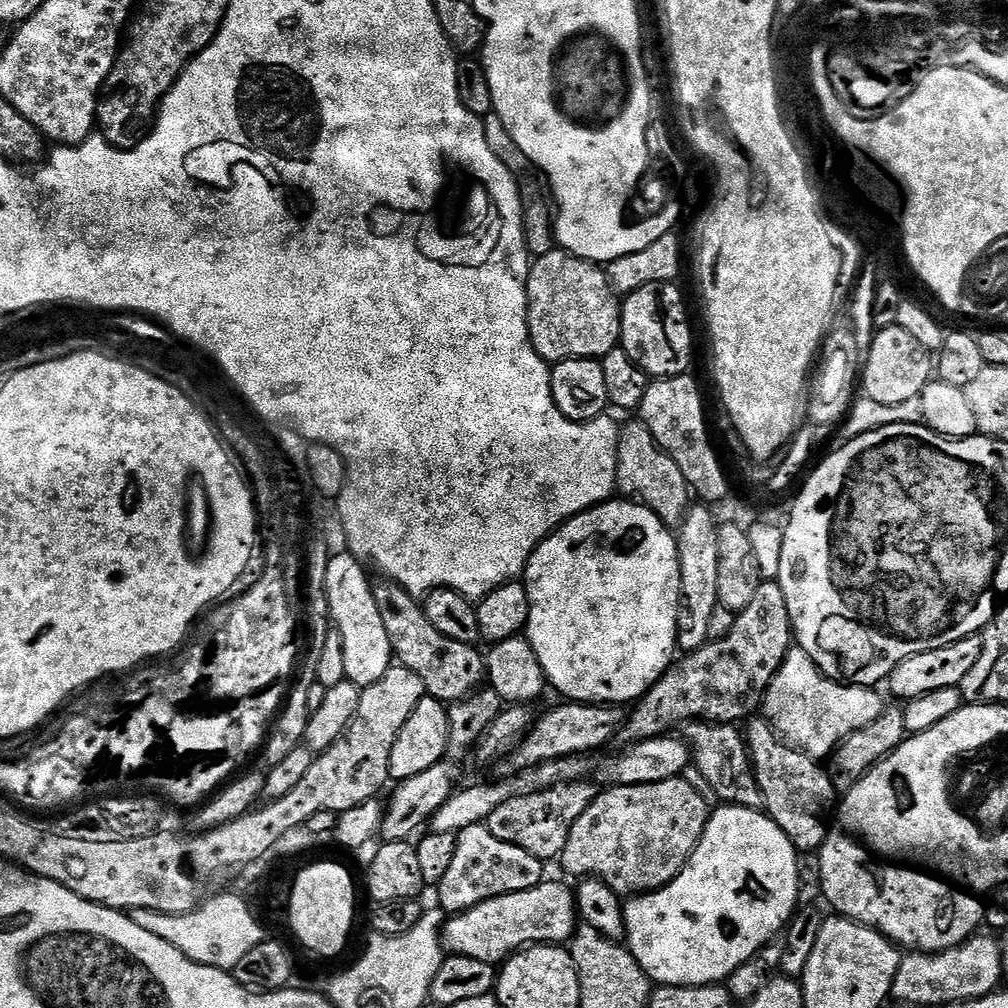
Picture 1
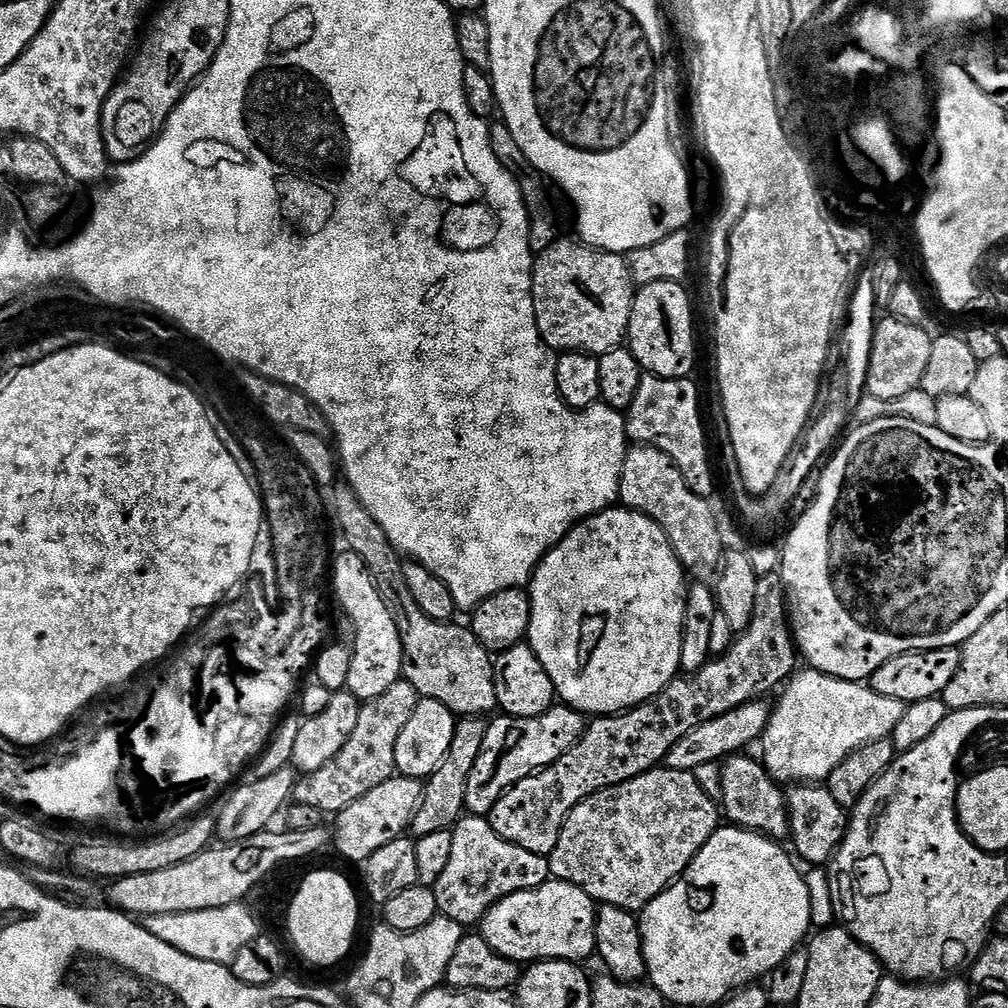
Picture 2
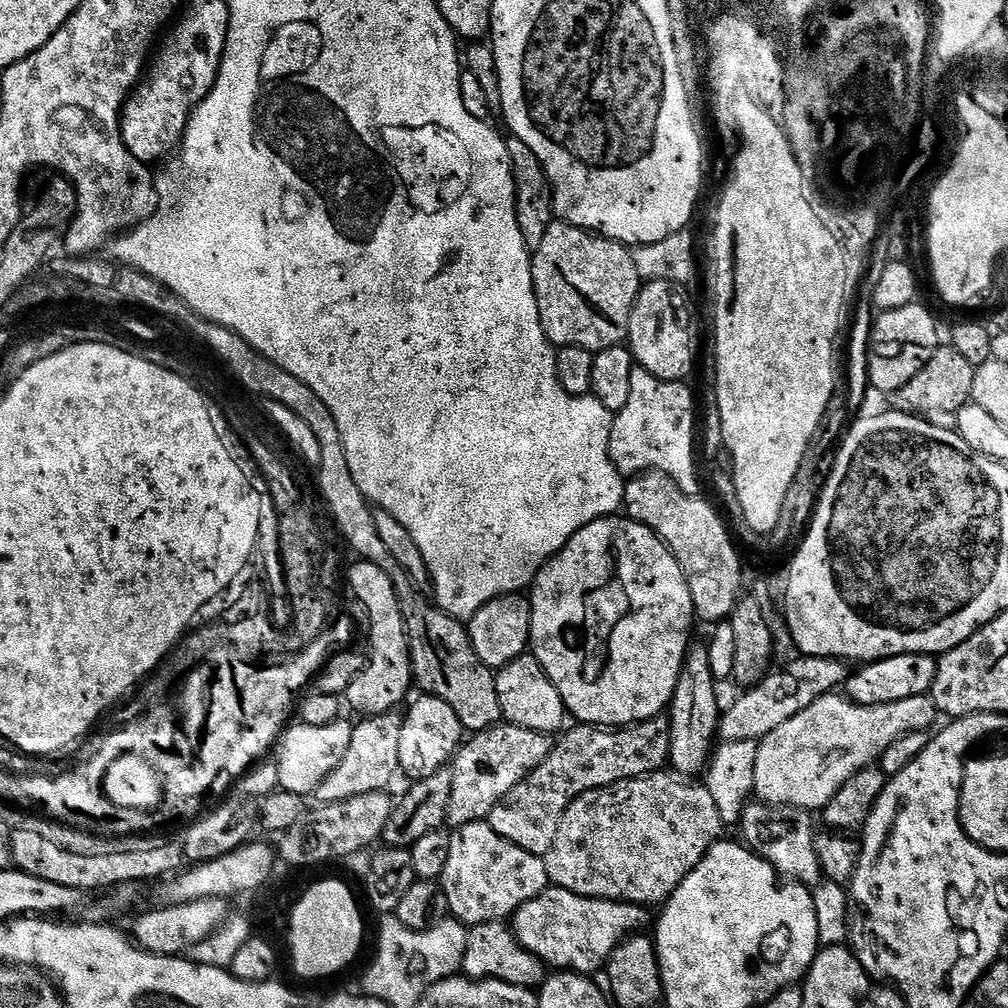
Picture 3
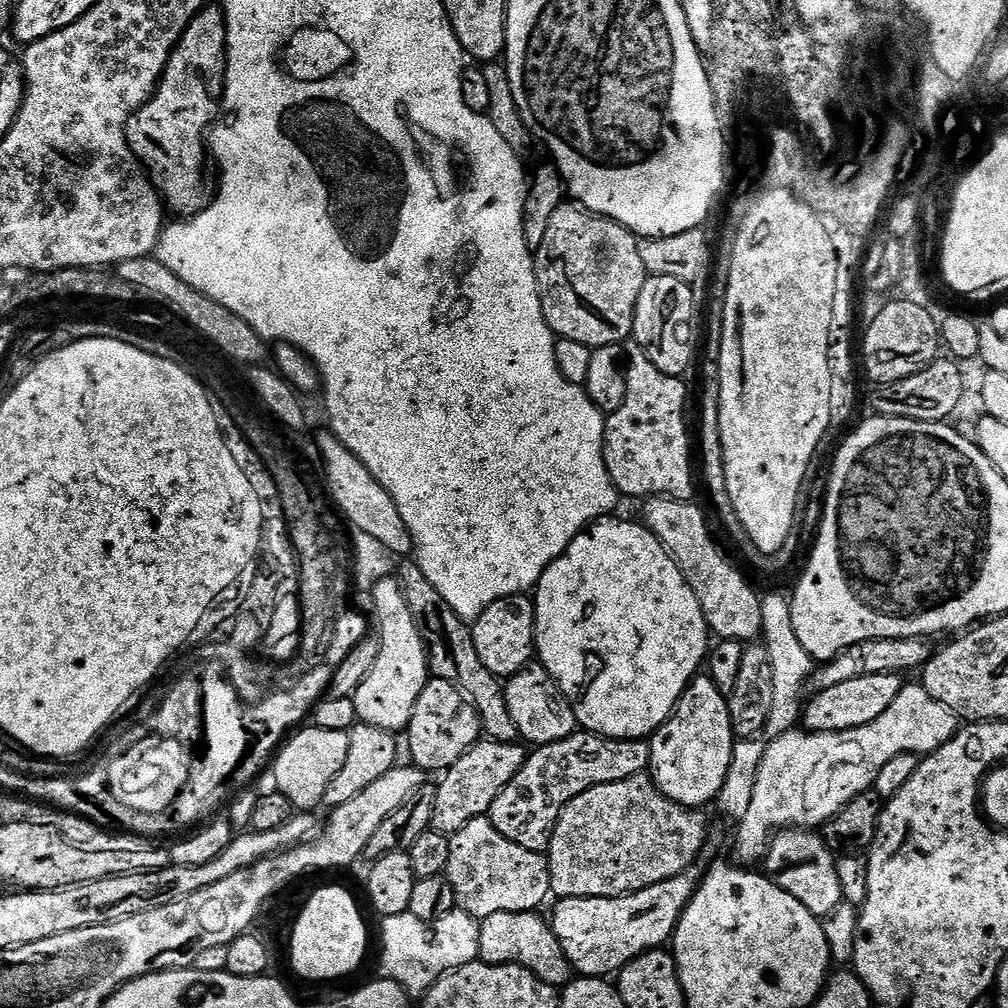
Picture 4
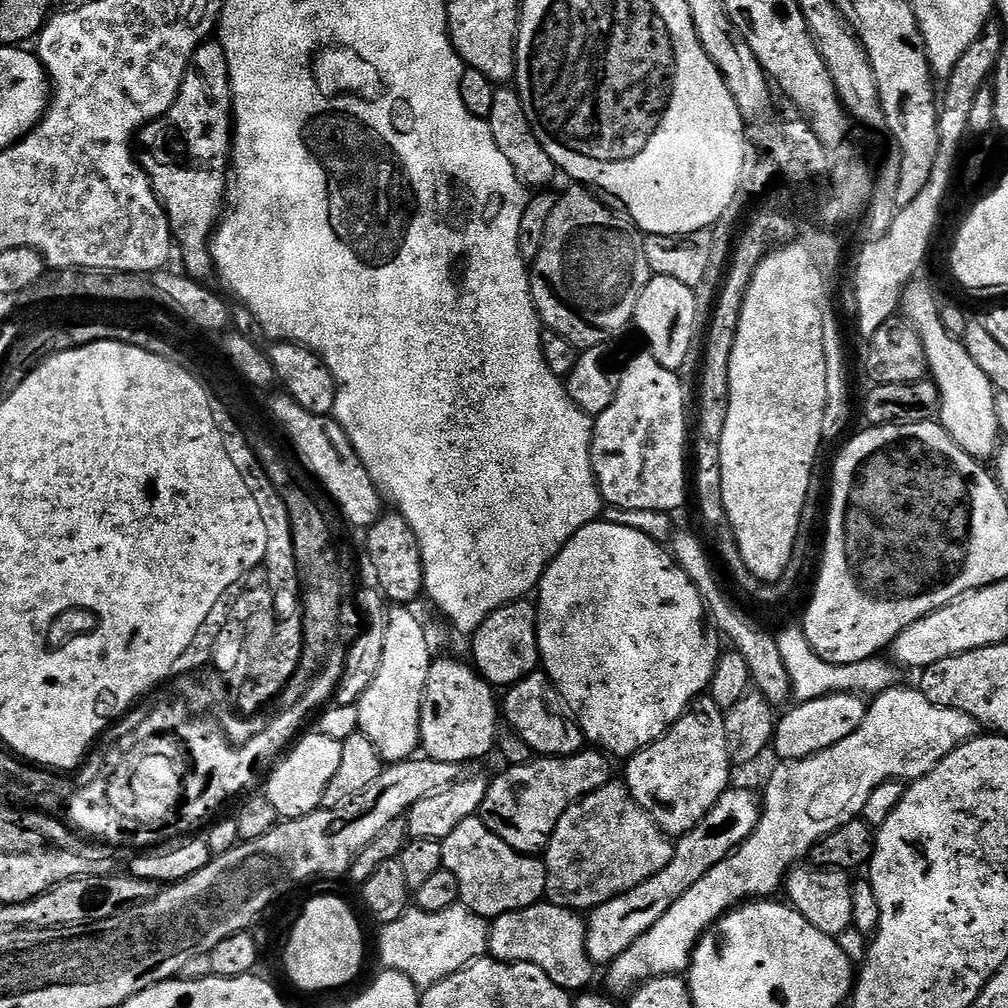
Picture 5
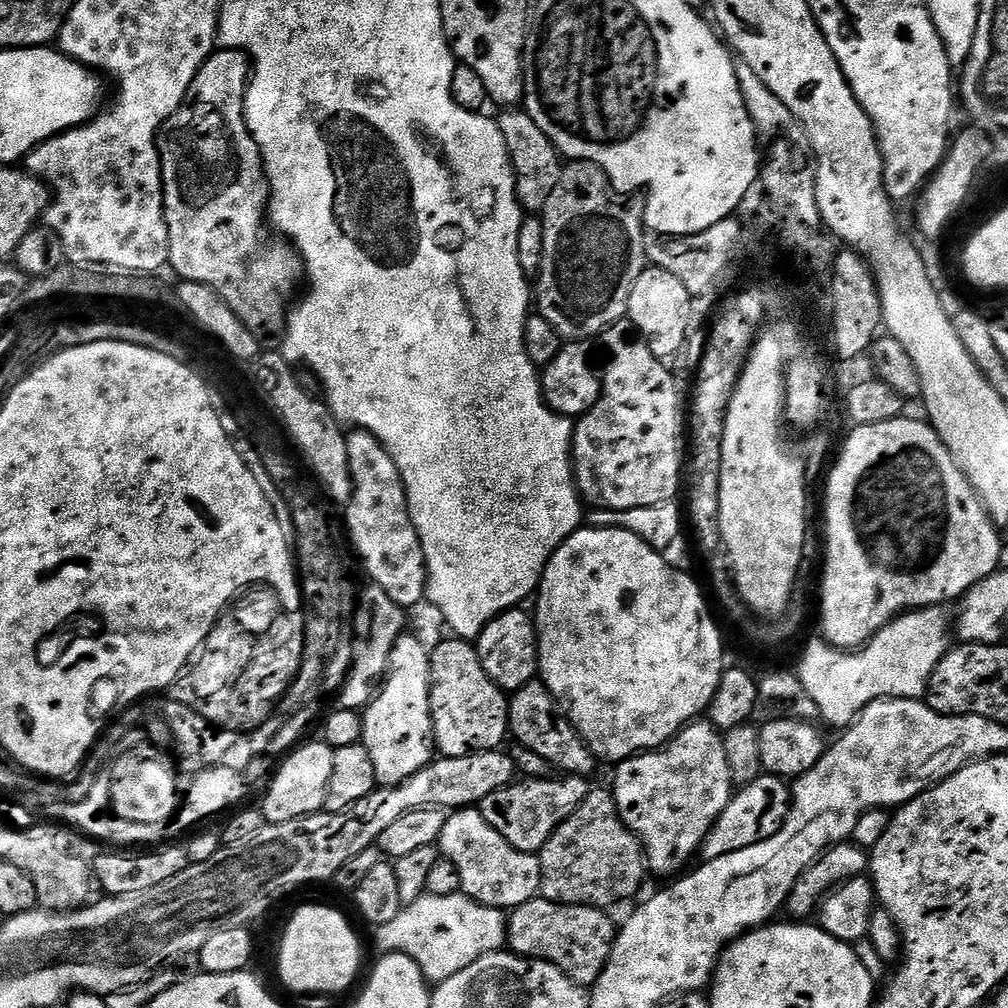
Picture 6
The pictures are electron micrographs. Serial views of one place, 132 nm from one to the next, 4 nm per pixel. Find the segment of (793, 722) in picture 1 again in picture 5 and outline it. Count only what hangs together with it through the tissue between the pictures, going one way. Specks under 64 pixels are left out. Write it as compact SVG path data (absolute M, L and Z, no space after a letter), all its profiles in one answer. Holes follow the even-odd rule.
M900 687L887 688L869 703L862 726L858 726L858 730L854 730L850 738L842 738L842 742L810 758L777 763L768 785L762 791L762 811L754 834L750 834L750 838L746 838L746 842L737 846L726 859L718 862L718 866L714 866L714 870L710 870L706 878L694 882L694 886L690 886L690 890L686 890L686 894L682 894L682 898L678 898L678 902L674 902L674 906L670 906L670 910L666 910L666 914L662 914L662 918L658 918L658 922L654 922L654 926L650 926L650 930L642 934L642 938L635 940L628 950L622 950L622 954L618 954L618 958L607 965L609 993L628 994L641 982L653 980L656 976L679 976L687 973L688 967L692 965L697 942L717 920L745 902L775 897L779 888L781 891L788 873L803 861L800 859L803 856L805 859L813 846L826 838L826 834L857 819L863 813L866 798L870 798L870 794L874 794L874 790L882 786L882 782L911 782L922 778L927 772L934 770L934 766L938 766L938 762L942 762L946 754L977 735L978 725L970 718L970 714L938 706L927 700L923 692L915 687Z

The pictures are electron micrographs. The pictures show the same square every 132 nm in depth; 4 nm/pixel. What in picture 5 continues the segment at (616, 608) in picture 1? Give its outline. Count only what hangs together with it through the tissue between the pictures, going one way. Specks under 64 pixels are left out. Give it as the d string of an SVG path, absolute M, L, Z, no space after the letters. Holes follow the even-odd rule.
M603 518L597 520L595 524L582 526L582 530L578 530L578 534L574 534L574 538L570 538L570 542L566 542L564 549L548 563L548 568L539 582L538 595L534 603L536 633L543 671L547 672L554 686L562 694L562 698L570 706L572 713L576 715L576 721L580 723L585 741L589 745L613 757L631 758L636 752L642 751L646 746L650 746L658 738L667 734L674 726L674 722L682 718L682 714L688 710L692 701L707 693L708 683L712 681L716 664L720 660L721 637L709 617L707 608L704 607L704 600L700 597L694 582L690 582L690 578L680 569L671 551L654 538L638 530L630 530L630 526L609 524Z

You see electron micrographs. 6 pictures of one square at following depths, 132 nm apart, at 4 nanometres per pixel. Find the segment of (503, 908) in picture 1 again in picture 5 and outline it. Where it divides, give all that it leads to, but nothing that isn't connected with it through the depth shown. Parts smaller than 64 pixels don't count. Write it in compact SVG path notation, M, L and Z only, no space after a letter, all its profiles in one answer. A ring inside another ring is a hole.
M729 786L722 798L714 802L710 814L706 814L706 818L702 818L694 830L675 841L676 849L666 870L658 870L658 874L642 882L642 886L634 886L634 890L626 890L626 894L591 909L586 923L588 953L593 964L607 966L616 960L618 954L642 938L642 934L646 934L646 930L650 930L650 926L654 926L654 922L658 922L658 918L662 918L662 914L666 914L666 910L670 910L670 906L674 906L674 902L678 902L678 898L682 898L682 894L694 886L694 882L706 878L706 874L710 874L718 862L726 859L737 846L746 842L746 838L750 838L750 834L754 834L762 811L761 797L757 793L755 796L748 788L736 787Z

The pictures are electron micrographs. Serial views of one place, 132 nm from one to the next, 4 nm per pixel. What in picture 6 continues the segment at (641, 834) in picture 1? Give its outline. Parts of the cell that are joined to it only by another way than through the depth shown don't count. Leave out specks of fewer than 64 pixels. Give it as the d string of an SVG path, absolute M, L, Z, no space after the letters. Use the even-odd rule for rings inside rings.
M593 787L587 798L554 830L554 834L546 842L546 846L538 853L542 866L542 882L540 891L543 899L553 900L555 904L581 904L587 908L612 910L615 904L628 900L644 884L646 876L646 855L640 839L624 824L618 812L616 800L607 787Z

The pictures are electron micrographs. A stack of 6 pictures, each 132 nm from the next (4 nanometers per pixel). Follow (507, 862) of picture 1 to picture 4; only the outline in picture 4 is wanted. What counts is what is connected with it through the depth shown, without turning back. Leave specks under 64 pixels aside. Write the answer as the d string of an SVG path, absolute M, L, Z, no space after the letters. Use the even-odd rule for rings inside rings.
M487 816L471 820L451 836L450 862L446 875L456 895L456 908L470 914L477 922L490 918L490 914L537 911L541 907L539 904L549 899L552 890L547 855L526 850L526 846L518 846L518 842L510 842L510 838L502 838Z

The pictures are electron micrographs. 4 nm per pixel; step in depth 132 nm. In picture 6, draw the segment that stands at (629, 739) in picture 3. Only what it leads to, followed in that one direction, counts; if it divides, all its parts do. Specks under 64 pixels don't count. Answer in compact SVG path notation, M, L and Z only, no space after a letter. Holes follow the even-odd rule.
M560 774L555 778L517 778L511 784L486 794L479 802L480 813L510 846L523 852L539 853L546 846L548 839L582 806L590 791L589 781L583 776Z

